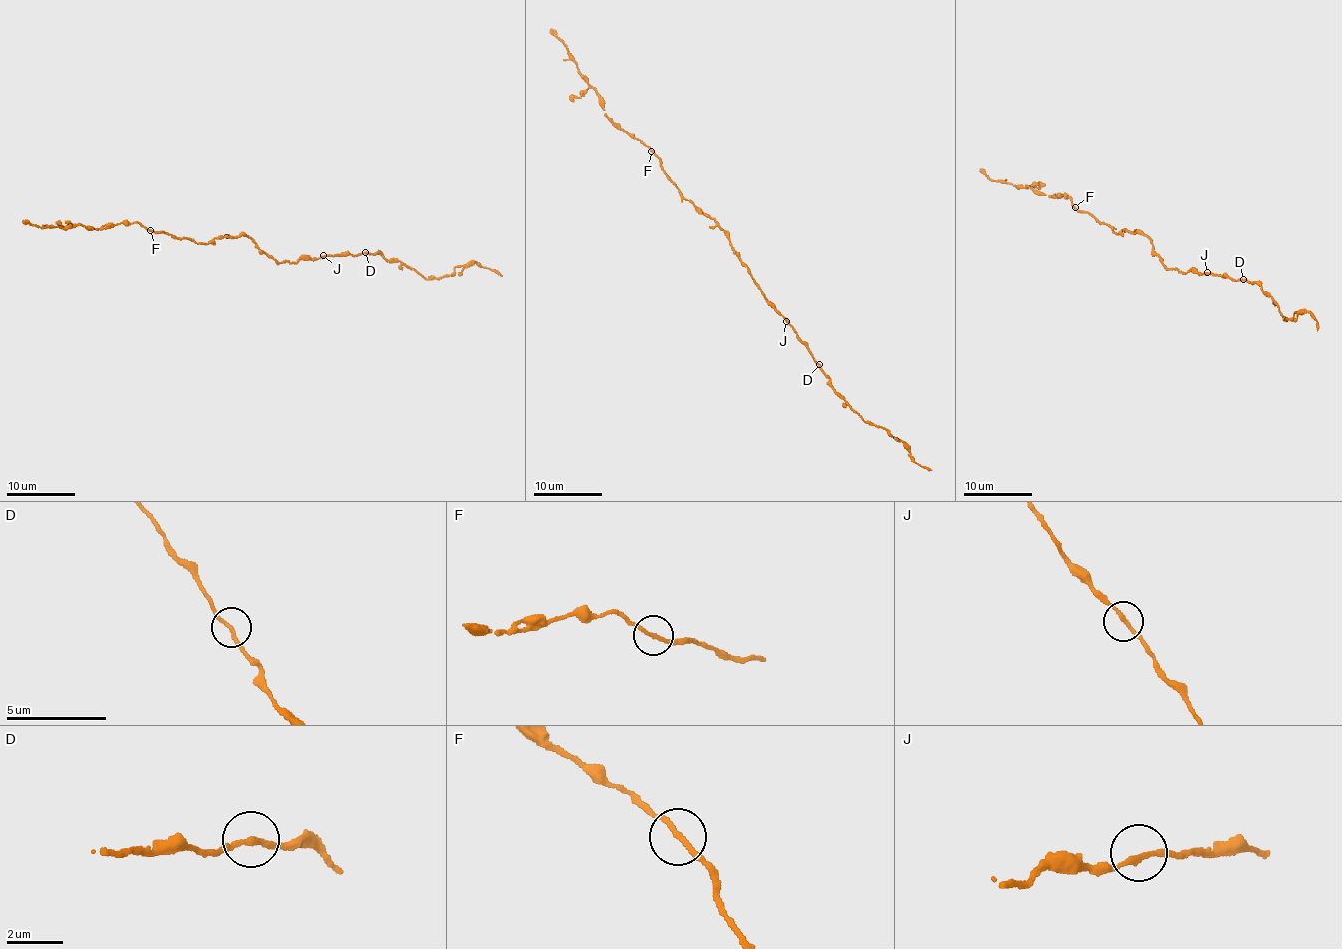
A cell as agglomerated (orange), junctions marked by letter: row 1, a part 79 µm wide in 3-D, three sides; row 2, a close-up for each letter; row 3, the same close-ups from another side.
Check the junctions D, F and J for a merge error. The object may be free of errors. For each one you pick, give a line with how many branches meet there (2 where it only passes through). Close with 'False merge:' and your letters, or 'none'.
False merge: none

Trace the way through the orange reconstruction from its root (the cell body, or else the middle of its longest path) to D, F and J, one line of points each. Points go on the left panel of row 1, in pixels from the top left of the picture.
D: (259, 248), (277, 262), (365, 252)
F: (259, 248), (255, 242), (243, 235), (214, 237), (200, 243), (149, 230)
J: (259, 248), (277, 262), (323, 255)

